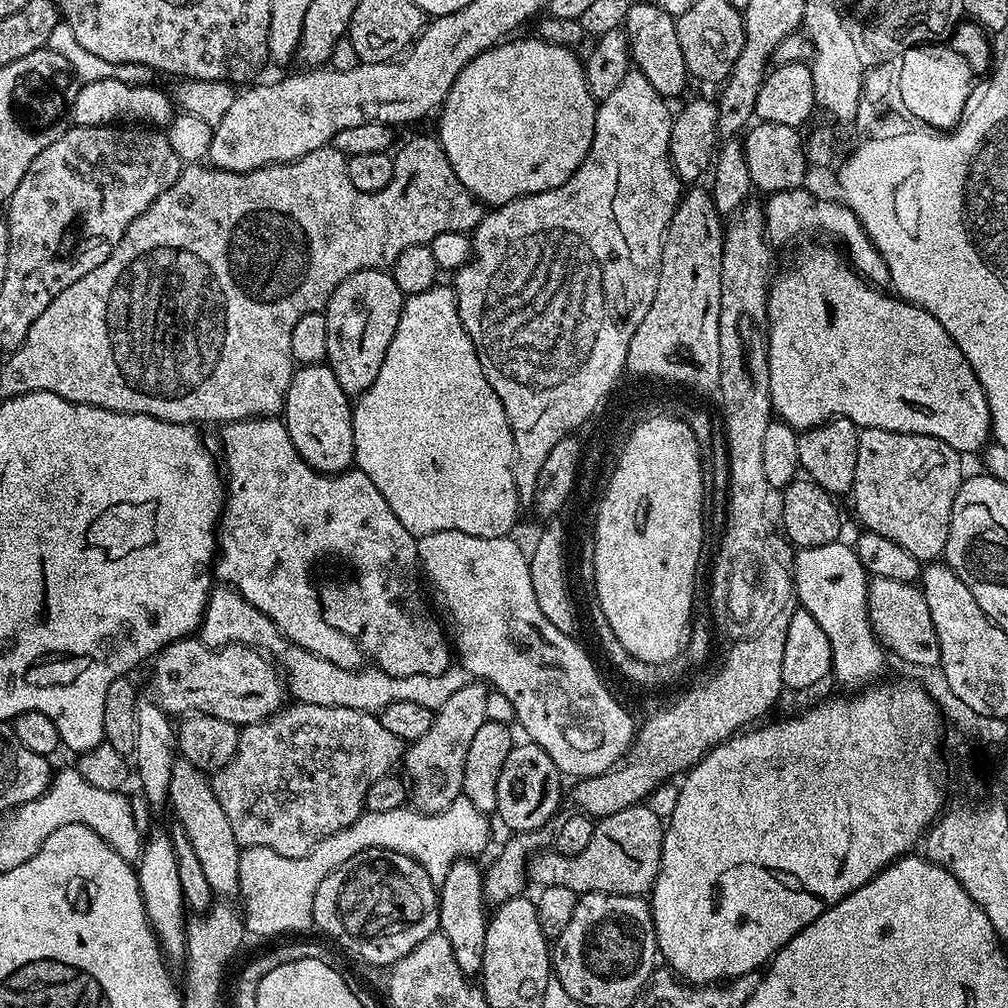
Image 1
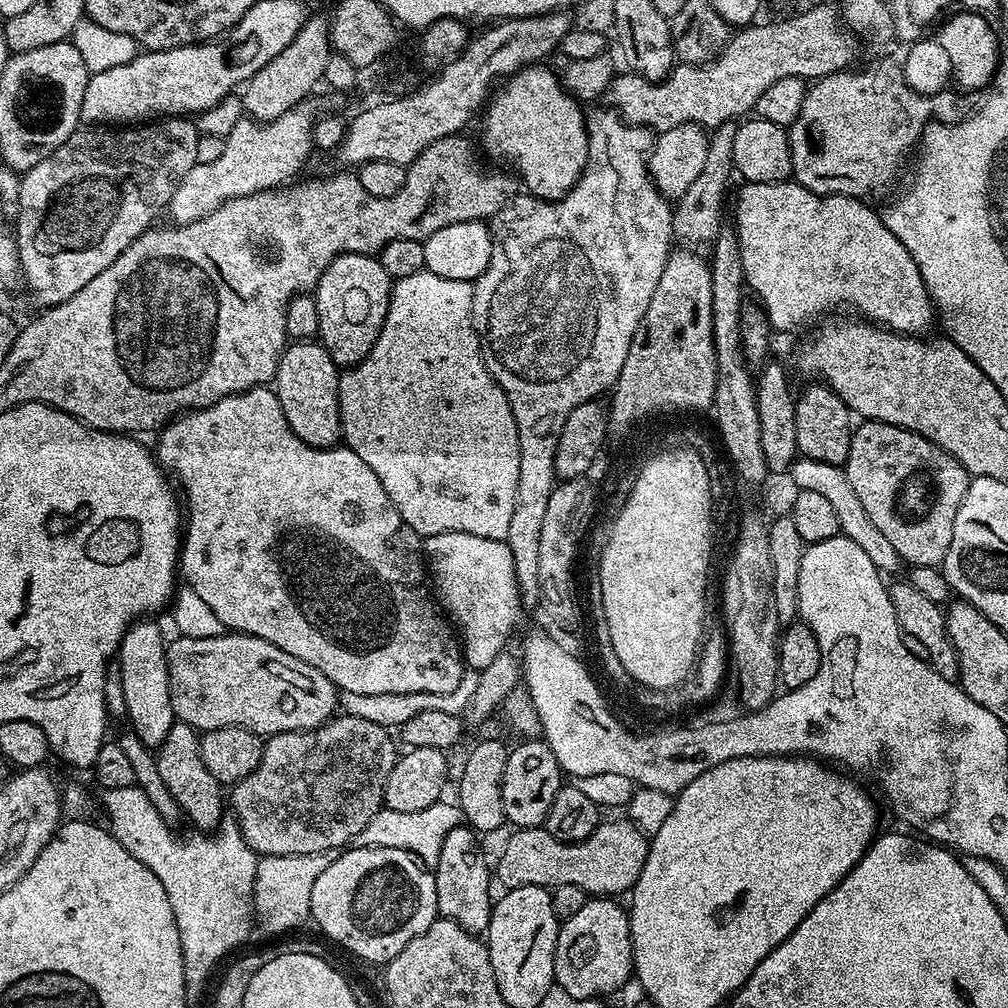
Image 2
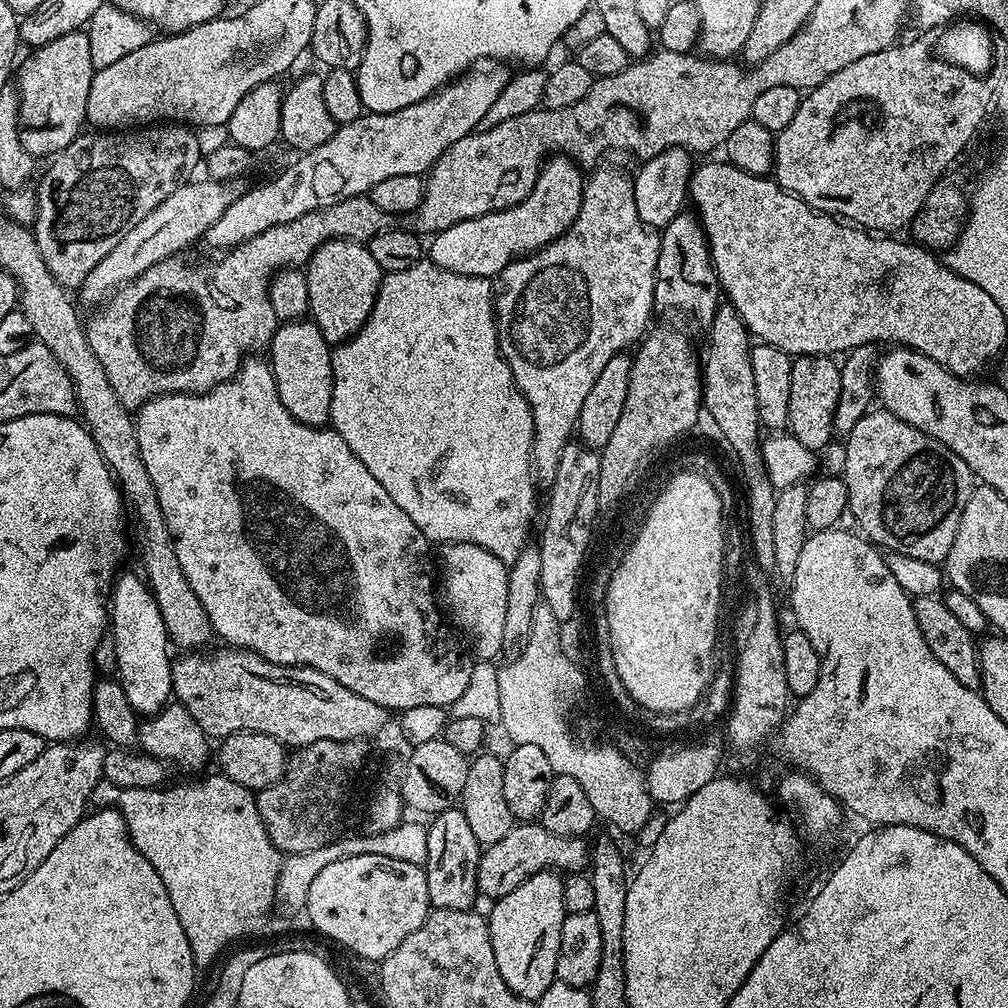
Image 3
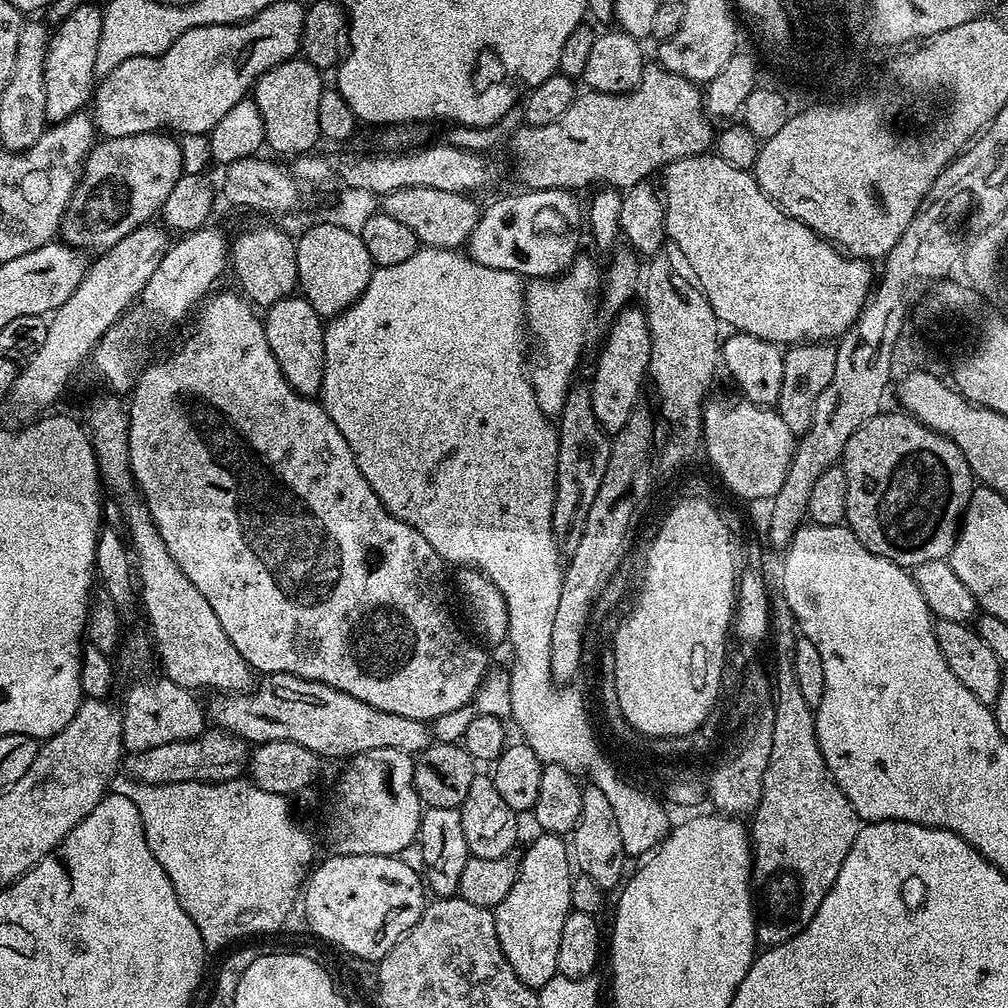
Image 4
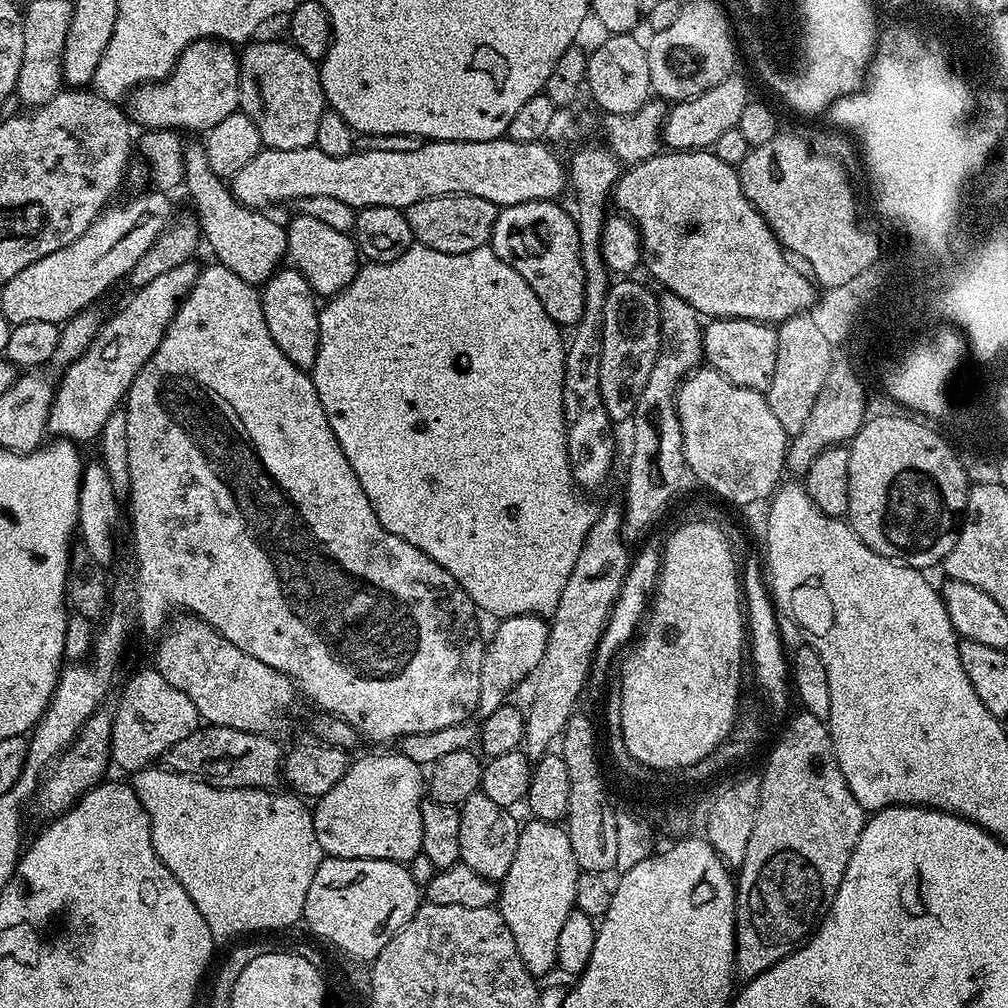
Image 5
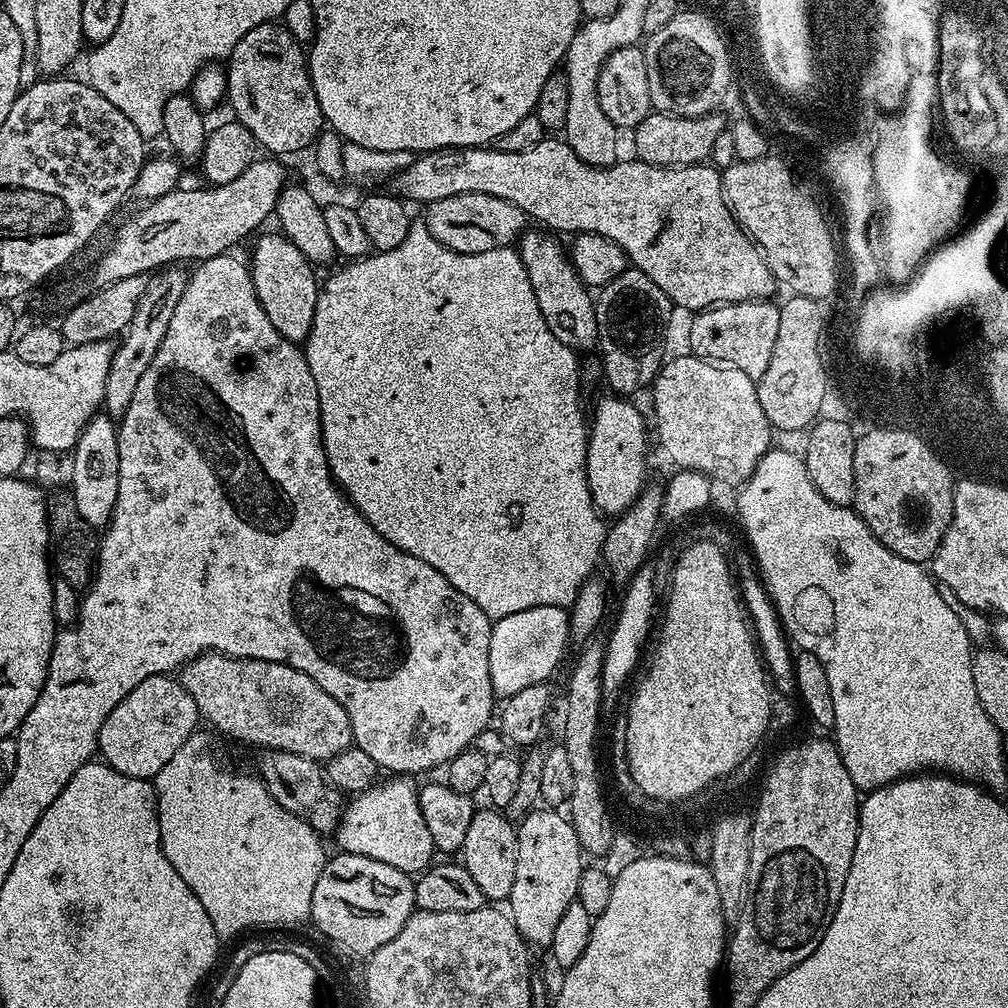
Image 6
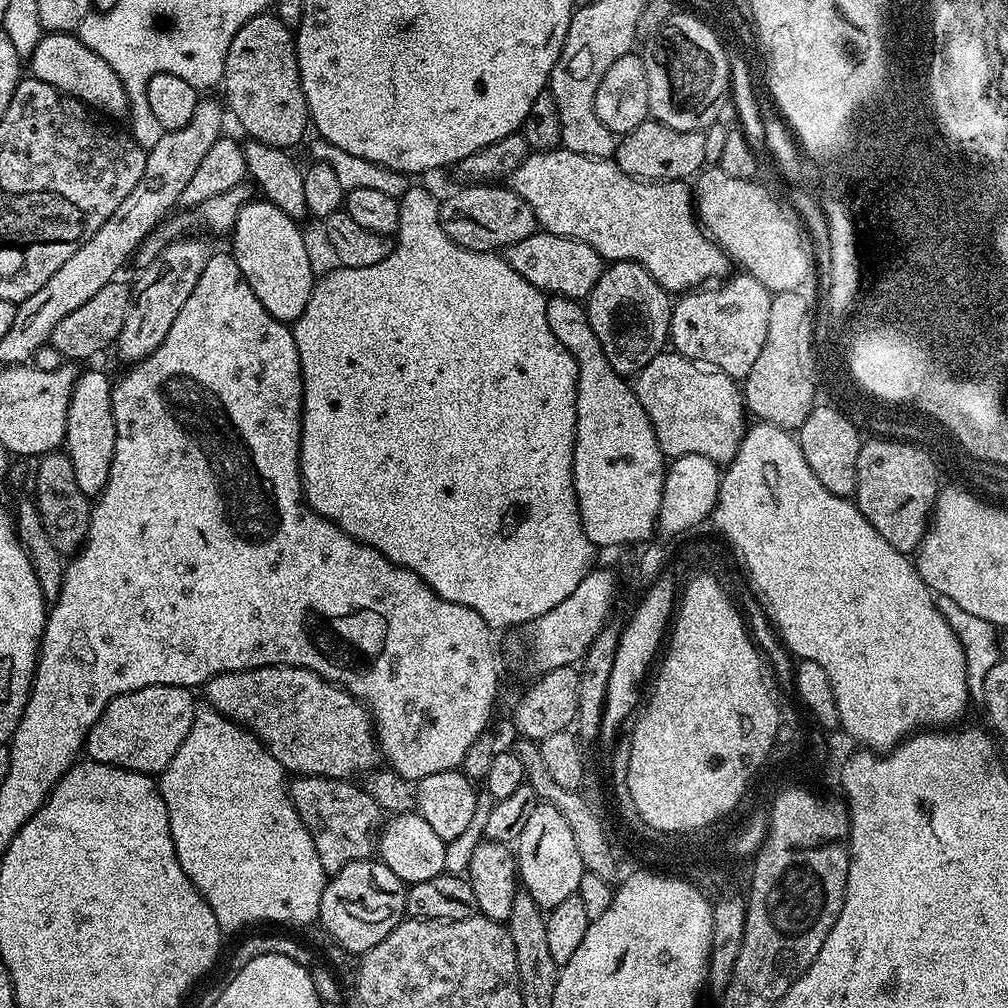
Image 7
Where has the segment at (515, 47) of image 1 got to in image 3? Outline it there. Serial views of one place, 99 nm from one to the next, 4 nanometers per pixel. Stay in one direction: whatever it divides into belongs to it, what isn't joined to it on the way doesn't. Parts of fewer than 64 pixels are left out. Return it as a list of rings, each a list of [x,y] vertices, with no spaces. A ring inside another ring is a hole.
[[[552,154],[545,159],[530,197],[532,208],[520,206],[514,221],[514,234],[518,238],[519,247],[525,252],[544,248],[576,221],[582,206],[585,179],[585,173],[571,156]]]

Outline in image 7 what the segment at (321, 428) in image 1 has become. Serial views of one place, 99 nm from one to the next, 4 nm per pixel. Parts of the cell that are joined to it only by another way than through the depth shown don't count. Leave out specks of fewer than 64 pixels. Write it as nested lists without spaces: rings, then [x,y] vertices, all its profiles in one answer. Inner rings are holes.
[[[252,198],[242,206],[230,239],[230,255],[238,262],[238,270],[242,270],[246,282],[250,282],[250,290],[258,294],[258,302],[266,306],[274,319],[291,325],[300,317],[302,310],[306,310],[312,285],[318,279],[311,272],[301,225],[282,214],[282,210],[269,200]]]

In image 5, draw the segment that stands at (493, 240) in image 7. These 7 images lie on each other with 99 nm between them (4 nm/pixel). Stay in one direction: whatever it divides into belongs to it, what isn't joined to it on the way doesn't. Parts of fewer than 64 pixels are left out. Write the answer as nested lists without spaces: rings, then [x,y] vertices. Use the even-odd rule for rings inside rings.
[[[439,196],[438,198],[426,198],[422,202],[414,202],[414,206],[406,209],[404,217],[406,222],[410,222],[412,239],[416,244],[425,244],[430,250],[438,250],[442,254],[466,254],[470,250],[485,247],[491,241],[497,211],[498,205],[494,202],[486,202],[486,198]]]

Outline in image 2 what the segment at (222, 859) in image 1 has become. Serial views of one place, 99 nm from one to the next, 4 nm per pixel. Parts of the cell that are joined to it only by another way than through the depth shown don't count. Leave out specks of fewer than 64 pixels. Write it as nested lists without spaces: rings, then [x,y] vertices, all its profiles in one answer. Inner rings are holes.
[[[175,723],[170,734],[161,742],[154,752],[158,774],[162,774],[162,782],[166,782],[166,790],[174,794],[174,802],[178,802],[181,813],[193,825],[193,829],[205,834],[219,828],[221,820],[226,816],[226,796],[222,793],[222,786],[206,770],[206,762],[202,762],[202,750],[200,749],[200,736],[197,729],[189,724]]]

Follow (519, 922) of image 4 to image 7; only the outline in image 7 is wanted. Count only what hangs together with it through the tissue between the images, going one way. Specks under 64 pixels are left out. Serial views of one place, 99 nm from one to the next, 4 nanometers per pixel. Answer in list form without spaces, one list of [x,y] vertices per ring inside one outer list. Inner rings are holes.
[[[537,803],[530,818],[526,818],[526,826],[522,826],[522,834],[515,841],[514,851],[519,883],[540,908],[550,910],[558,906],[558,902],[566,902],[566,898],[579,893],[585,873],[581,855],[578,854],[569,823],[554,806]]]

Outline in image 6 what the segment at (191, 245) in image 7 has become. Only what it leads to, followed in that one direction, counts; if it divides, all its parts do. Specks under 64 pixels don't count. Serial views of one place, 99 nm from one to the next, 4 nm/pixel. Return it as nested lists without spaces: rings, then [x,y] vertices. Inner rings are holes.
[[[166,266],[149,279],[146,292],[142,294],[142,299],[134,312],[134,318],[131,319],[113,351],[102,408],[105,415],[111,417],[114,422],[118,422],[124,416],[139,379],[146,372],[146,367],[150,366],[162,338],[165,337],[166,327],[169,326],[174,314],[174,307],[178,306],[178,301],[185,292],[189,273],[180,268],[183,267]]]

